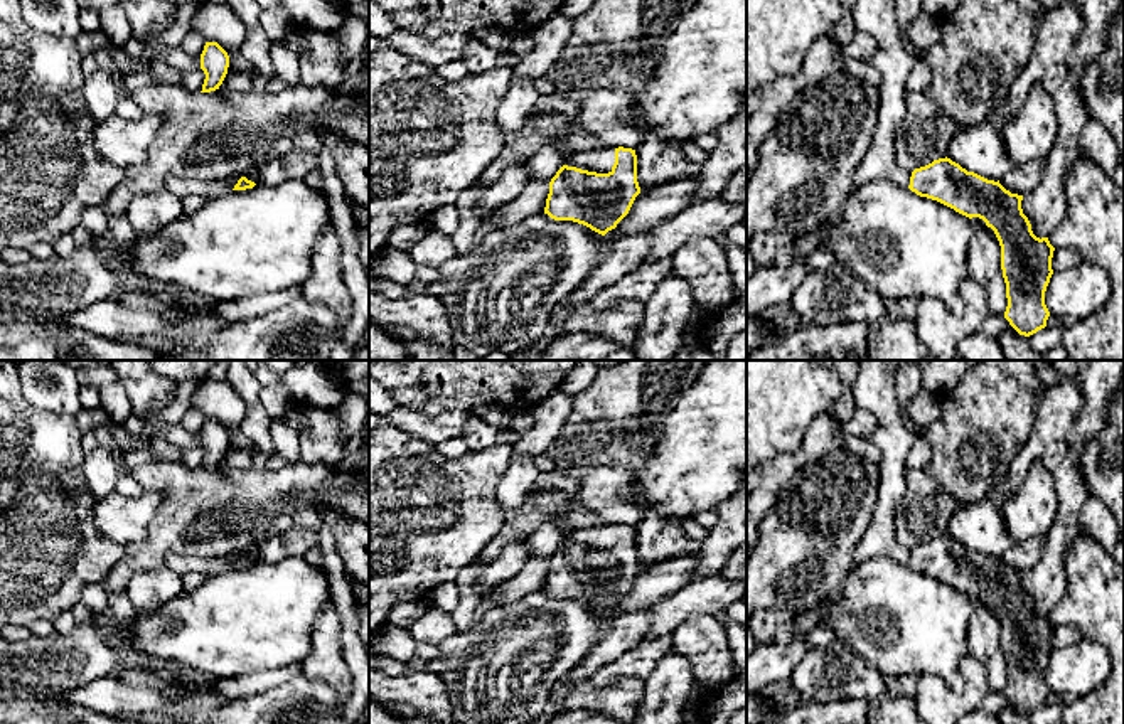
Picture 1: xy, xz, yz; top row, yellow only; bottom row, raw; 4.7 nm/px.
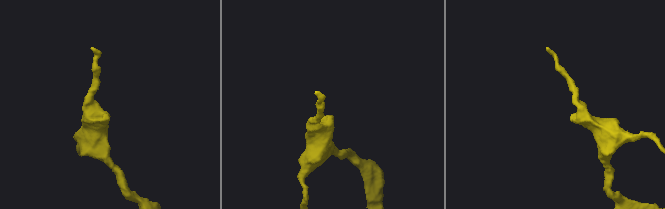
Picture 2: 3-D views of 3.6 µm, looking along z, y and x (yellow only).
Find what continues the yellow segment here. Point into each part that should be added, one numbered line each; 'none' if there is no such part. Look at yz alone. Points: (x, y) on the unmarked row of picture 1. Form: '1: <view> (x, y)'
none

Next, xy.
none

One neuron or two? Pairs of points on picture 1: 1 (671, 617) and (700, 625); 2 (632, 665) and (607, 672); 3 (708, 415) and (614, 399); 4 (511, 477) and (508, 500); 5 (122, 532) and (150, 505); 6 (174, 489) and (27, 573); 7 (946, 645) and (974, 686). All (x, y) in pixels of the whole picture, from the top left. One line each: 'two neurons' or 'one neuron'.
1: two neurons
2: one neuron
3: two neurons
4: one neuron
5: one neuron
6: two neurons
7: two neurons

